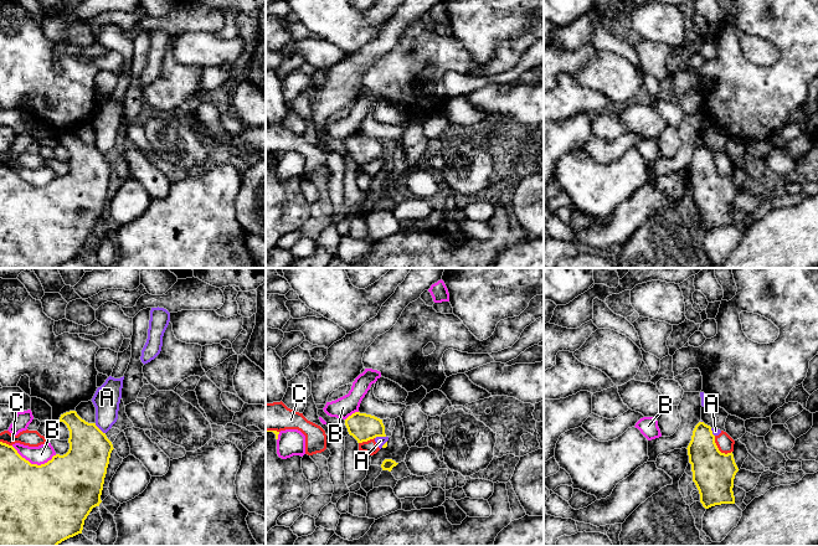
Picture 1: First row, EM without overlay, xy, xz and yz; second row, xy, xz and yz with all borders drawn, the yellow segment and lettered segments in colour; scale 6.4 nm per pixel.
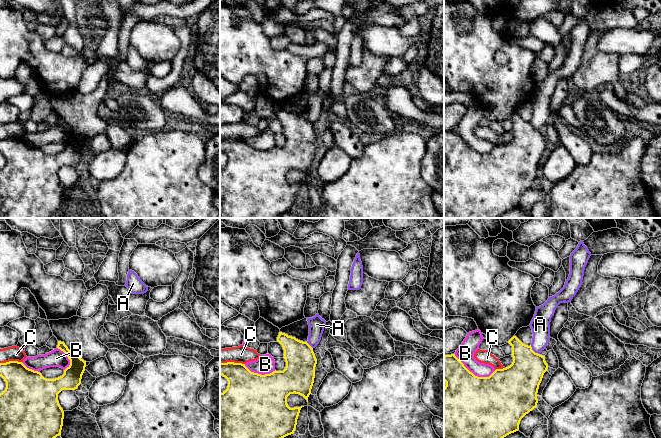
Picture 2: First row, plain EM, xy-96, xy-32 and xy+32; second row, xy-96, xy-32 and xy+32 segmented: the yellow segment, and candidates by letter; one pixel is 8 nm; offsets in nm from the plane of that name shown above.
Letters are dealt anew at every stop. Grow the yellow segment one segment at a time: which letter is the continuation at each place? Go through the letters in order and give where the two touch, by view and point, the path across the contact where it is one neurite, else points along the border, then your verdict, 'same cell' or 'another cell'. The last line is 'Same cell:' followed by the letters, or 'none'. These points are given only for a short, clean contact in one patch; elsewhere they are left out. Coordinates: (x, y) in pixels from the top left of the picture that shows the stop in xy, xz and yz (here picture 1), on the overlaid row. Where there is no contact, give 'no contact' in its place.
A: xy (98, 428) | along xy (94, 423), (104, 433) | another cell
B: xy (34, 464) | another cell
C: yz (718, 449) | another cell
Same cell: none

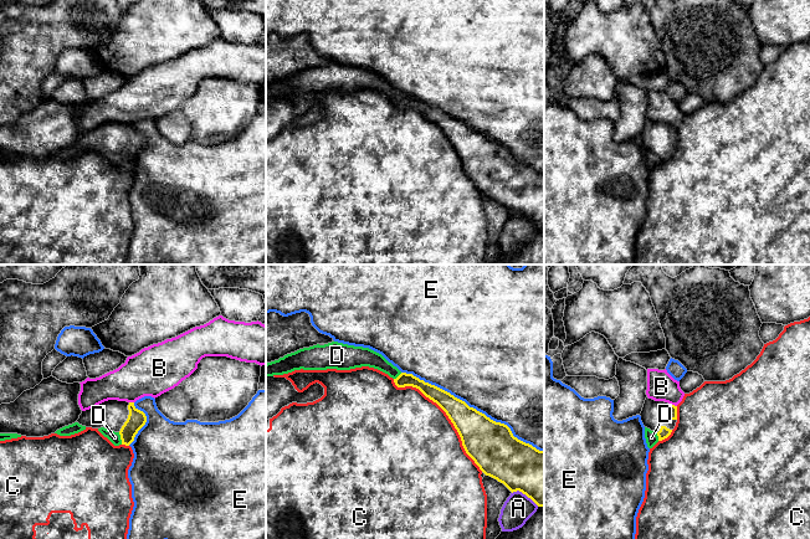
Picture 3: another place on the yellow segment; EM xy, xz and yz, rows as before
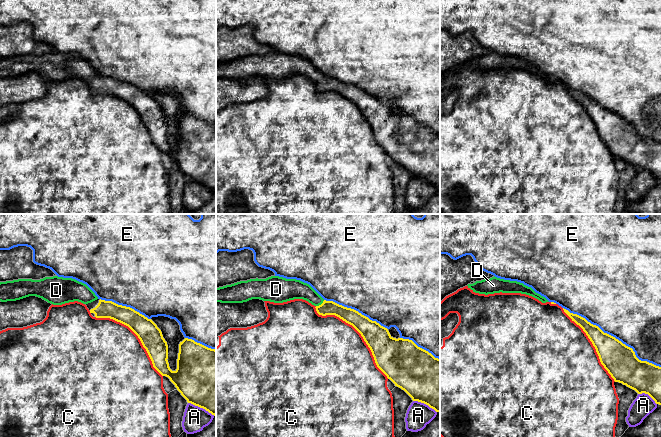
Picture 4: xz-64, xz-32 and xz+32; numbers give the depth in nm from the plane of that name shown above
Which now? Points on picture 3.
A: xz (526, 494) | another cell
B: yz (672, 405) | another cell
C: xz (446, 414) | another cell
D: xy (121, 439) | across xy (137, 419), (121, 439), (114, 437) | same cell
E: xz (472, 407) | another cell
Same cell: D

